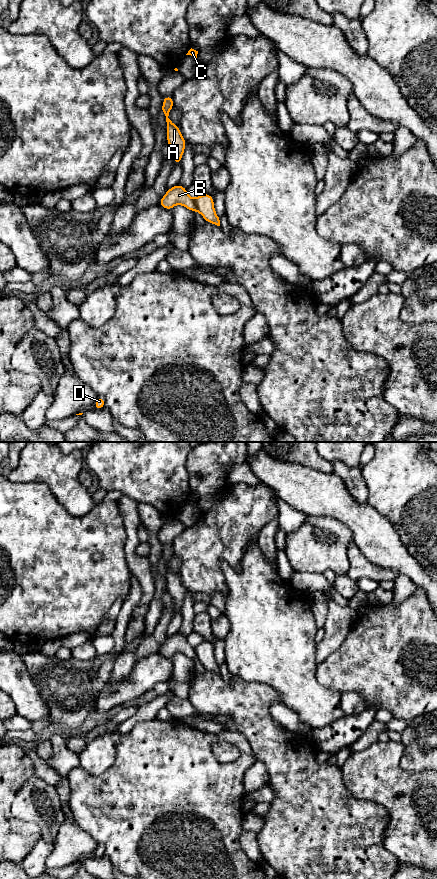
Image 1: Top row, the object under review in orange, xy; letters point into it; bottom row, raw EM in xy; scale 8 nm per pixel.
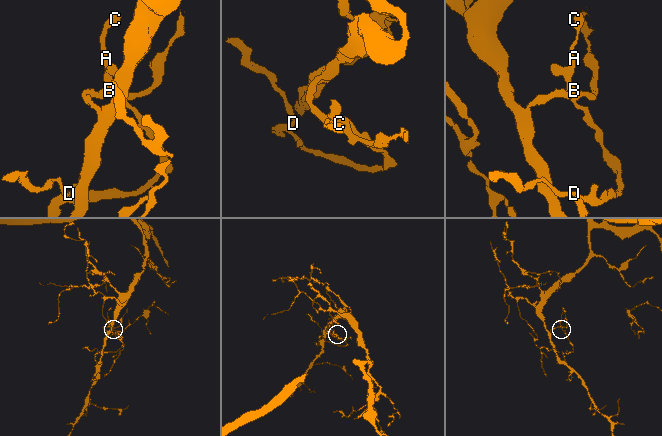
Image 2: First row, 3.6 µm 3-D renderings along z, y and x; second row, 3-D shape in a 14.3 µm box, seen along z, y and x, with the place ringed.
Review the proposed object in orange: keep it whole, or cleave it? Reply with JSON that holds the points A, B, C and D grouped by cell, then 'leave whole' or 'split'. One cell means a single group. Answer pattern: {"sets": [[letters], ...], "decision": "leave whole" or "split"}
{"sets": [["A", "B", "C"], ["D"]], "decision": "split"}

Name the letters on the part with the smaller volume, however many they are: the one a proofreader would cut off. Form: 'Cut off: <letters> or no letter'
Cut off: D

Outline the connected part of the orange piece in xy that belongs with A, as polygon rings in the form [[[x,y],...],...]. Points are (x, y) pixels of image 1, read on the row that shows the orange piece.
[[[163,96],[162,110],[166,116],[166,133],[167,143],[174,153],[174,165],[181,165],[182,156],[186,147],[186,140],[183,138],[181,131],[169,118],[169,113],[174,106],[172,96]]]

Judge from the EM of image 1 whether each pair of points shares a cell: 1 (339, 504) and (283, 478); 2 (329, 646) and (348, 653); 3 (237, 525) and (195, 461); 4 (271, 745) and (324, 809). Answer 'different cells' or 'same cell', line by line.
1: same cell
2: different cells
3: different cells
4: same cell

